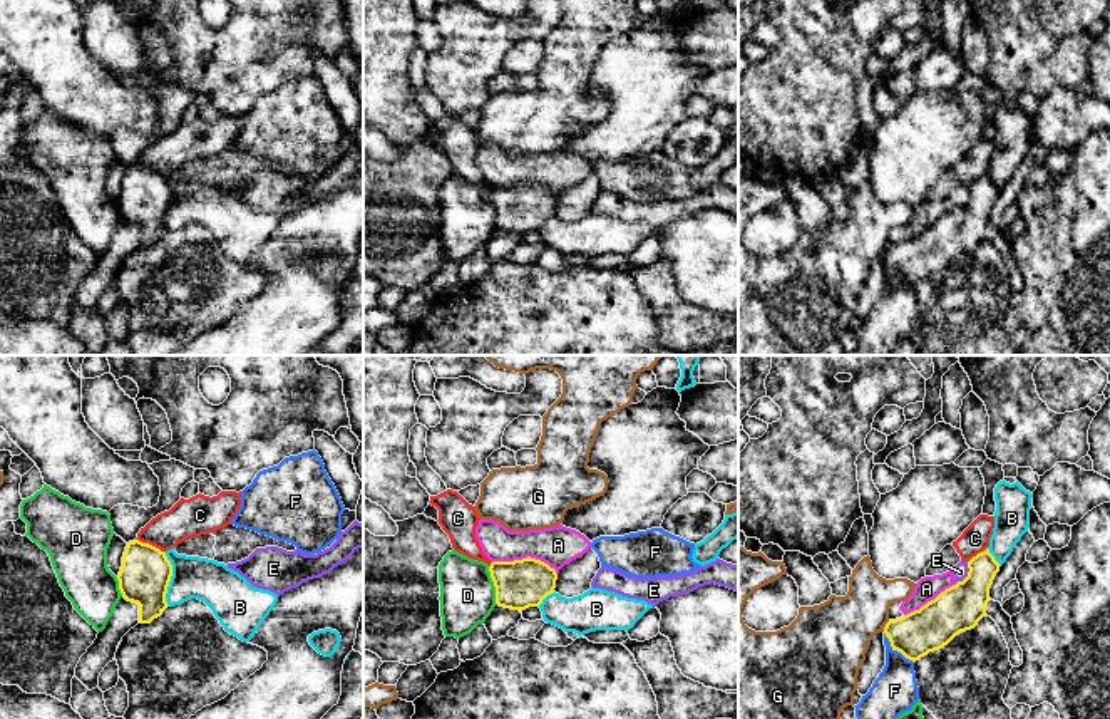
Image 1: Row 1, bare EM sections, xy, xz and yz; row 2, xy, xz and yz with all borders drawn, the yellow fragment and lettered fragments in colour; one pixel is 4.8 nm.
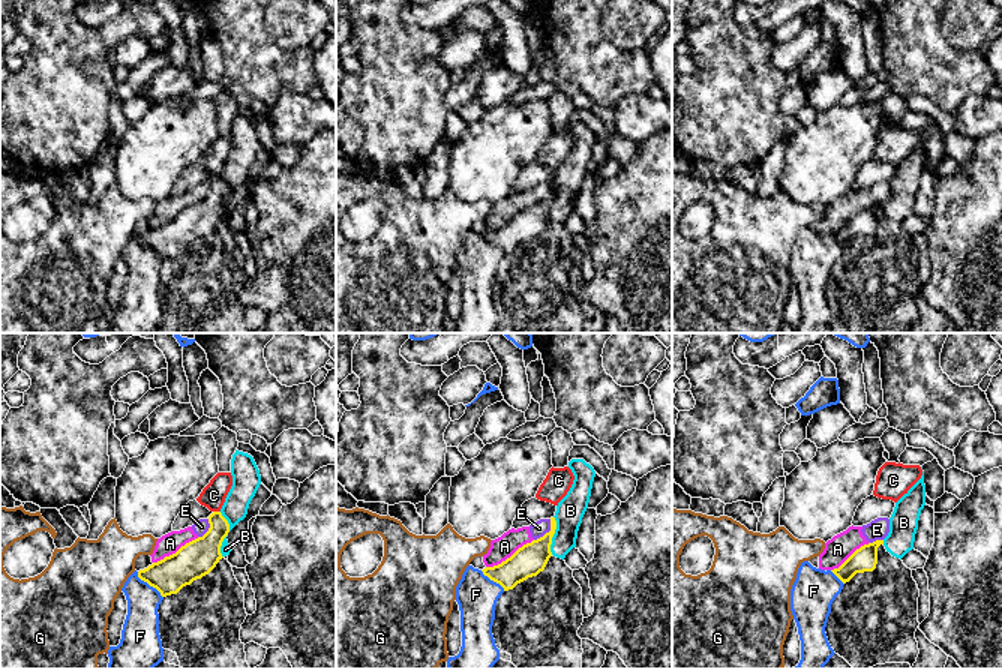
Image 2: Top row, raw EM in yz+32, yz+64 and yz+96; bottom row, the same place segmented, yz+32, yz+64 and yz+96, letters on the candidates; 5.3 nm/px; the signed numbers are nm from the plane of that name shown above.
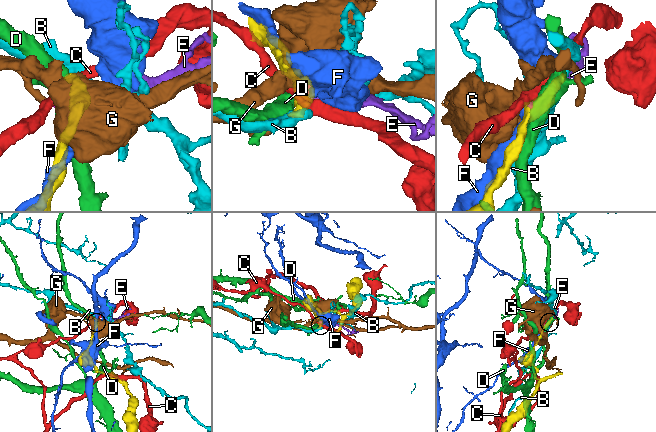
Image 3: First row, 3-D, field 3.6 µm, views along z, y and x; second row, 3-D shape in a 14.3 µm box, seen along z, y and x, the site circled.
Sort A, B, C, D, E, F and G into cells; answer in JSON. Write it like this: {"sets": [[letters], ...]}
{"sets": [["A", "E"], ["B"], ["C"], ["D"], ["F"], ["G"]]}

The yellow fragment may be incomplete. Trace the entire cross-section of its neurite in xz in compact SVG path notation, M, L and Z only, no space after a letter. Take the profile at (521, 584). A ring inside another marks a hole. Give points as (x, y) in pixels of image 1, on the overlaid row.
M536 558L514 561L492 561L489 566L496 587L496 603L511 610L539 607L554 593L558 573L547 563Z

